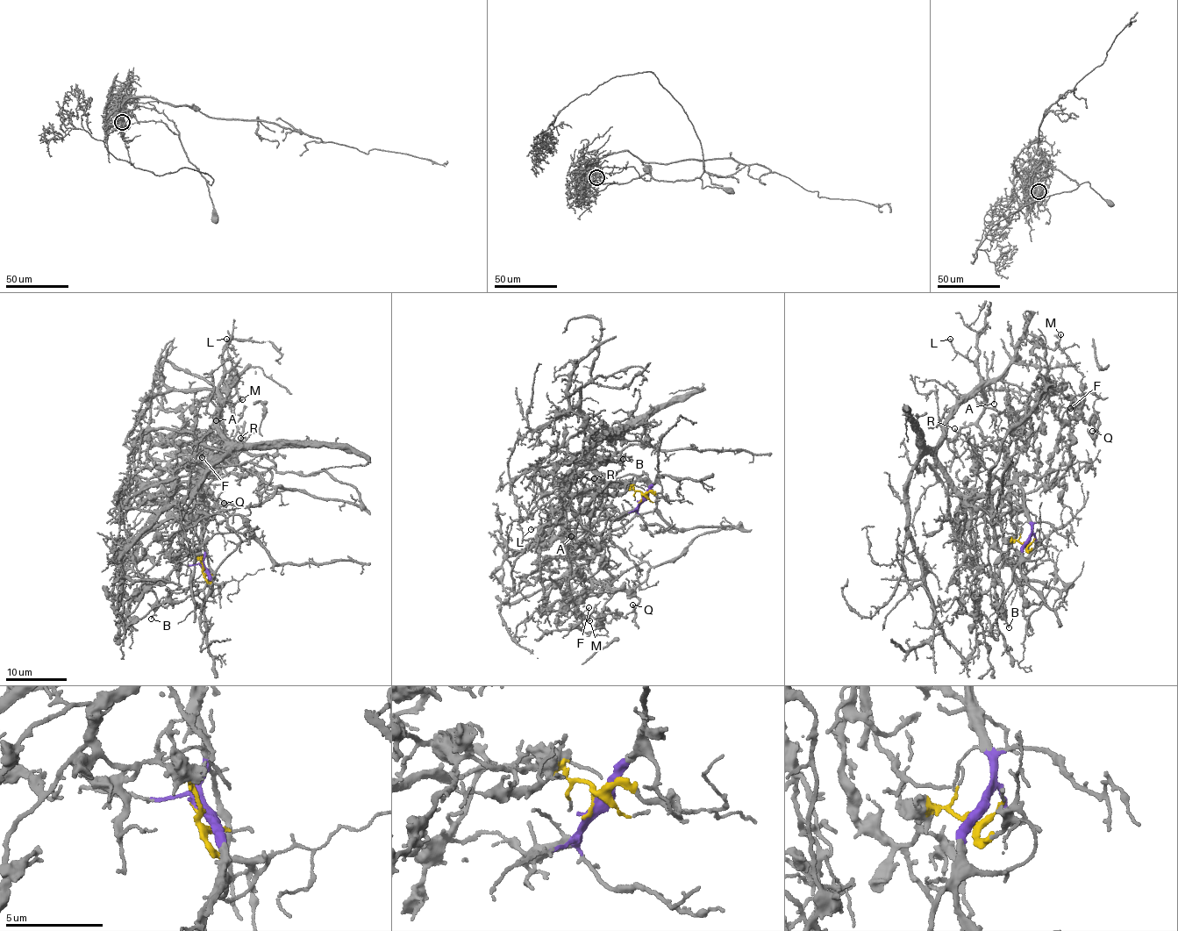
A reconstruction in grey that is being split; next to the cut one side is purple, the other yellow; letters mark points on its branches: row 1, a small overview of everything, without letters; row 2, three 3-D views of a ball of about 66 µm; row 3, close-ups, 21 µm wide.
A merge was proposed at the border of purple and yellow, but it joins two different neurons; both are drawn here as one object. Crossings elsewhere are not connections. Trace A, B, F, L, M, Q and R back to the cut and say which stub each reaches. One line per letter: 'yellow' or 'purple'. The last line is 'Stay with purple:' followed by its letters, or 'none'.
A: purple
B: yellow
F: yellow
L: purple
M: purple
Q: yellow
R: yellow
Stay with purple: A, L, M

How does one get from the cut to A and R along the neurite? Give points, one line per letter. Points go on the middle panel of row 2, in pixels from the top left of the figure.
A: (641, 499), (634, 512), (614, 519), (604, 507), (597, 476), (583, 456), (558, 494), (567, 545), (571, 536)
R: (641, 499), (597, 477), (639, 482), (643, 471), (588, 496), (599, 483), (594, 478)

